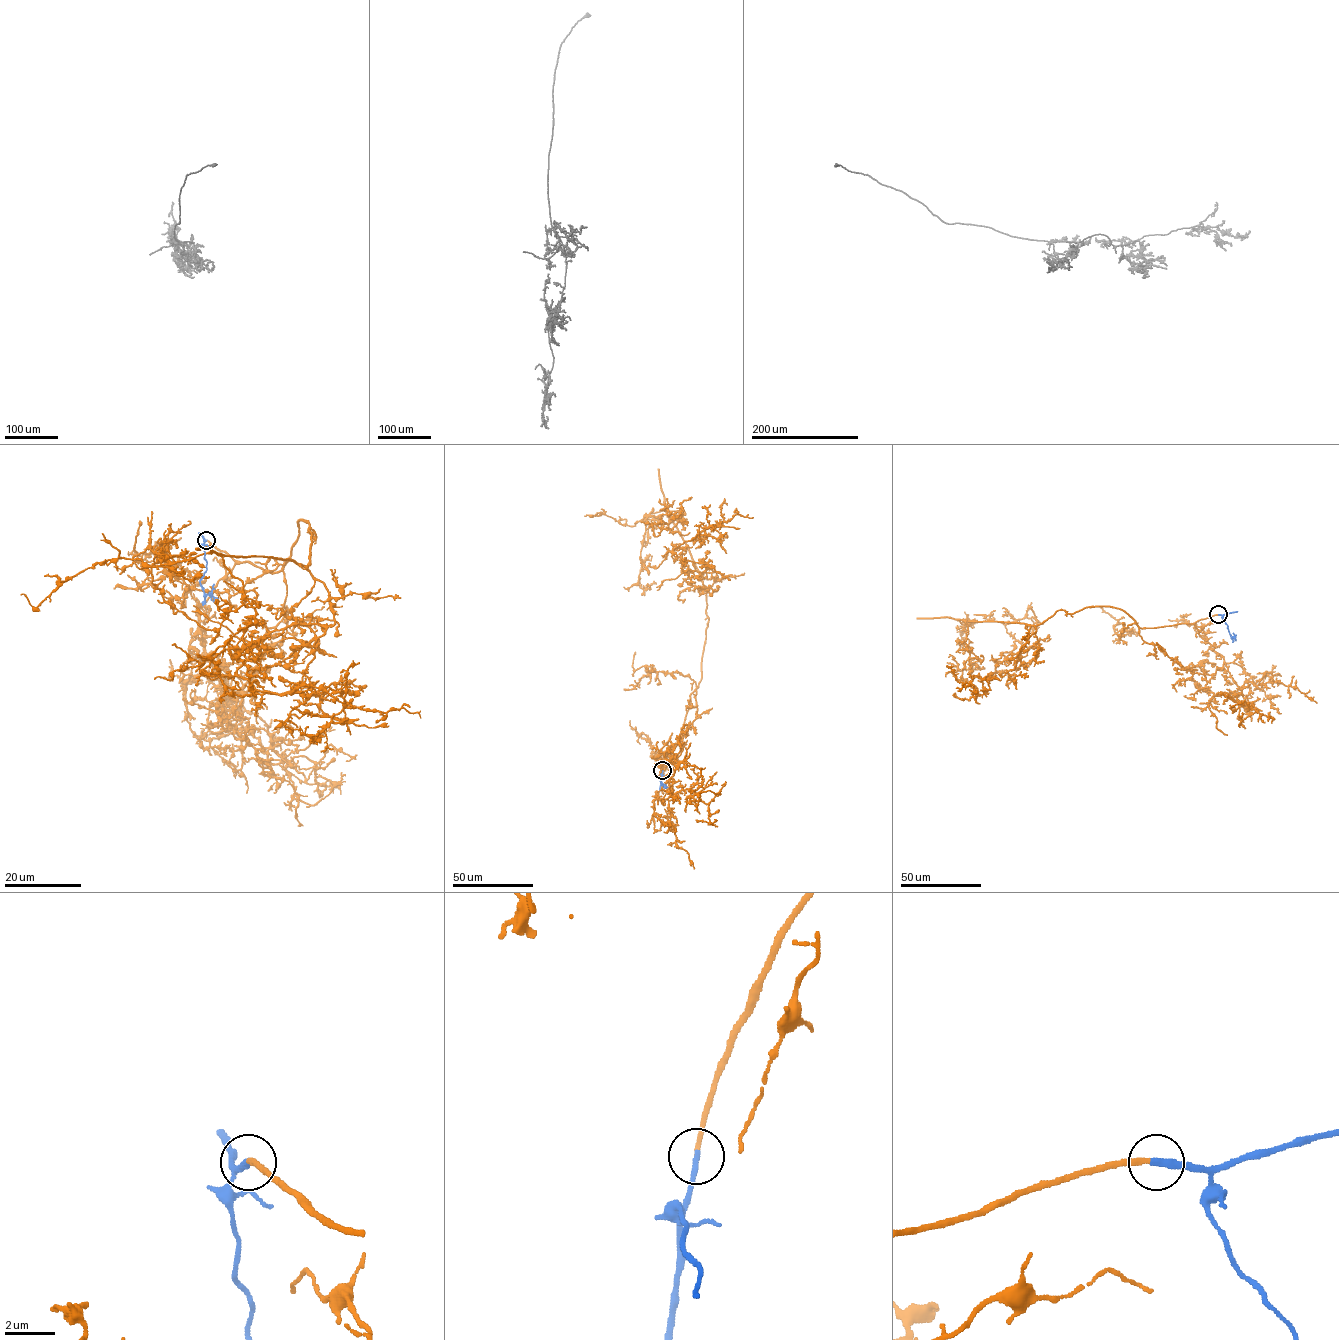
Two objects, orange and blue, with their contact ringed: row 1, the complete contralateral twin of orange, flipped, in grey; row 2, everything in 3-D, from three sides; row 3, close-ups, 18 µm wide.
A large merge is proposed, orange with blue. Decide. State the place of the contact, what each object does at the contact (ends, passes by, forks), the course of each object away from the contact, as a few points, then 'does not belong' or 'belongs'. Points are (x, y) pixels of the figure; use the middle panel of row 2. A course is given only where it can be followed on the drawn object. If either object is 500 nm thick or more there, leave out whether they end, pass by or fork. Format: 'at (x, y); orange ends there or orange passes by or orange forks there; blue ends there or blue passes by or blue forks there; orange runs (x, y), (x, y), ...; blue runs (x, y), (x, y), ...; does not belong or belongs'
at (662, 770); orange ends there; blue ends there; orange runs (663, 770), (701, 680), (708, 619), (703, 581), (664, 510), (648, 515), (640, 555), (638, 584), (655, 583); blue runs (663, 770), (660, 781), (666, 785); belongs

